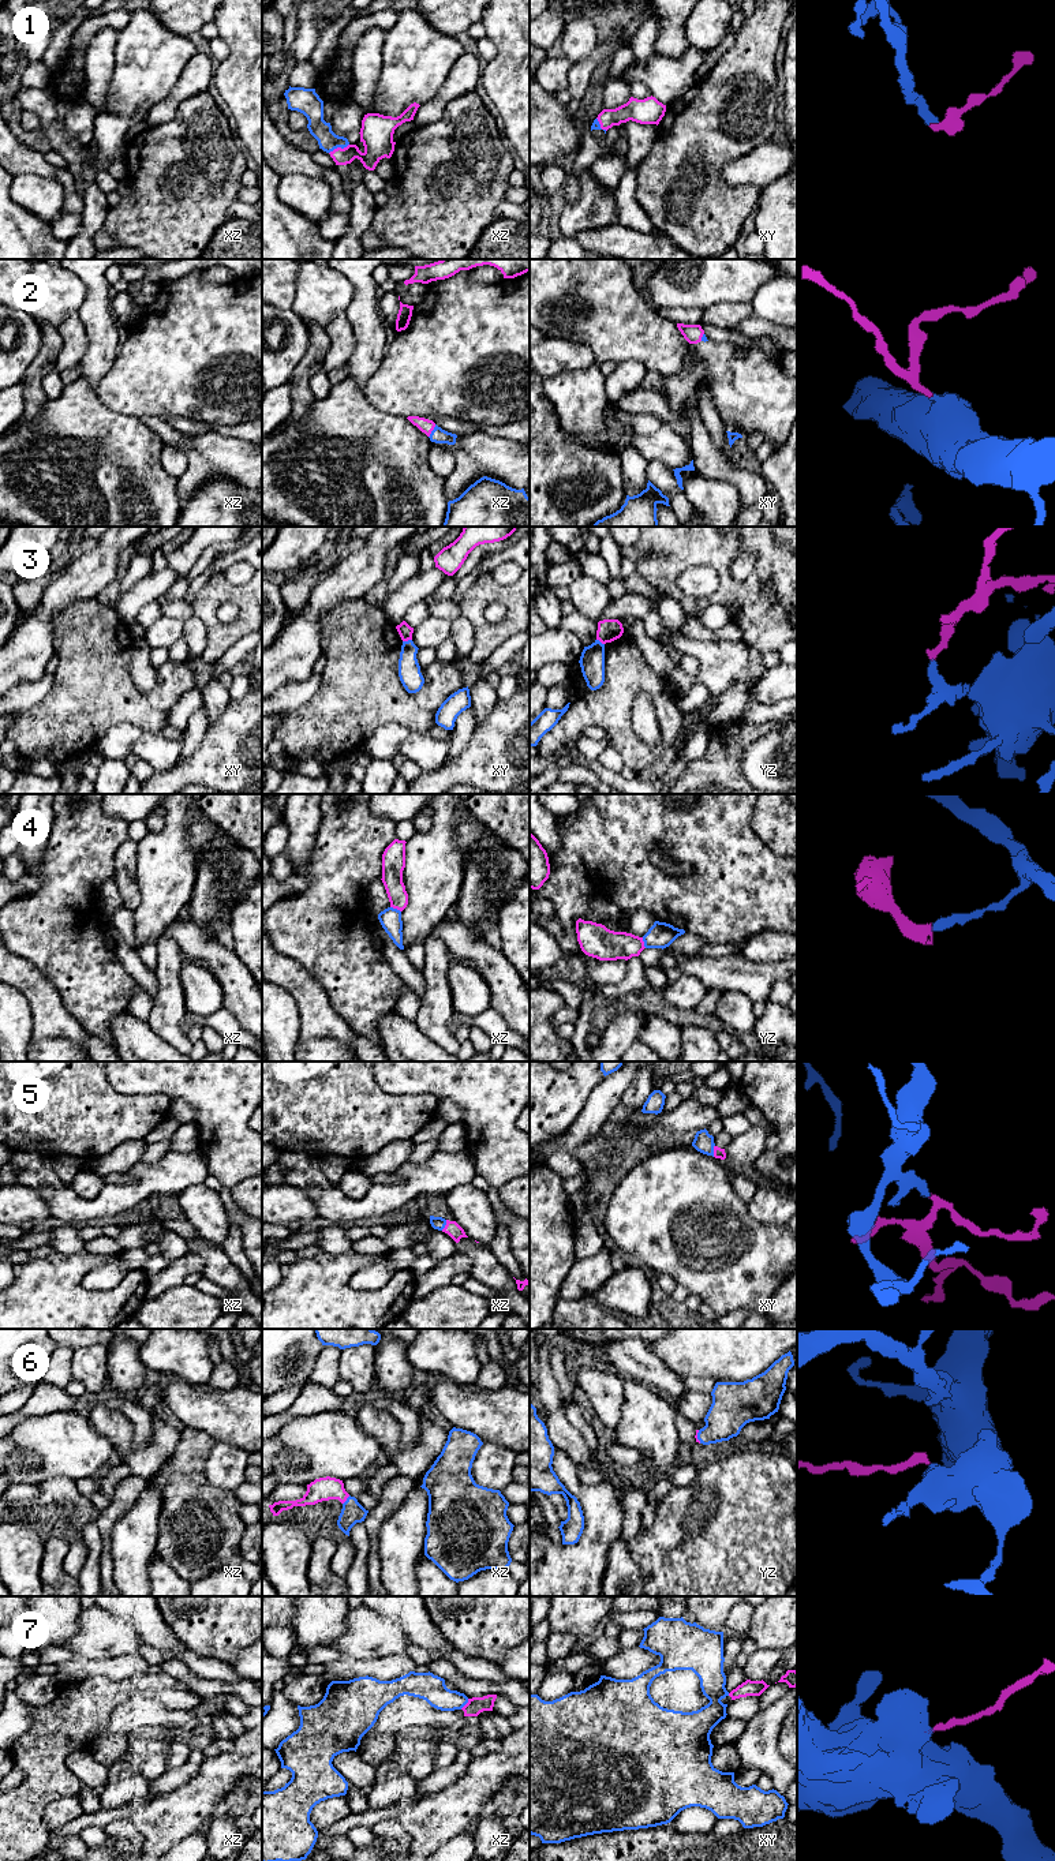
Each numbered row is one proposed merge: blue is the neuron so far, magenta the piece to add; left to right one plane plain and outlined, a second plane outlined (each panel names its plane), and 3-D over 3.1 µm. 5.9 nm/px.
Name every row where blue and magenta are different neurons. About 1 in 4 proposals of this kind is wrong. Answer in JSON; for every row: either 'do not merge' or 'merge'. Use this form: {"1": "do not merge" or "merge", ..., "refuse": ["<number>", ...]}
{"1": "merge", "2": "merge", "3": "do not merge", "4": "do not merge", "5": "merge", "6": "merge", "7": "merge", "refuse": ["3", "4"]}

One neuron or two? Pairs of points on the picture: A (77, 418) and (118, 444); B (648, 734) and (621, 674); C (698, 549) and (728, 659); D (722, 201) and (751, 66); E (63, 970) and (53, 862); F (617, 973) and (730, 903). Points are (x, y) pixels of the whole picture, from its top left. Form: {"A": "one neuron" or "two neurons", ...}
{"A": "one neuron", "B": "two neurons", "C": "two neurons", "D": "one neuron", "E": "one neuron", "F": "two neurons"}

